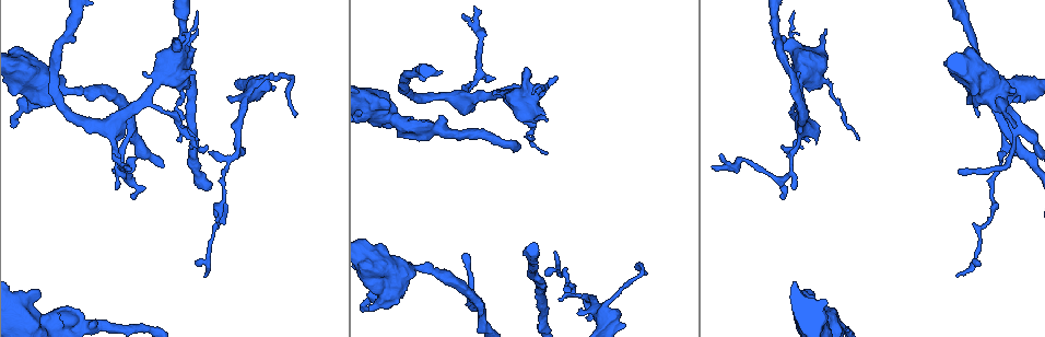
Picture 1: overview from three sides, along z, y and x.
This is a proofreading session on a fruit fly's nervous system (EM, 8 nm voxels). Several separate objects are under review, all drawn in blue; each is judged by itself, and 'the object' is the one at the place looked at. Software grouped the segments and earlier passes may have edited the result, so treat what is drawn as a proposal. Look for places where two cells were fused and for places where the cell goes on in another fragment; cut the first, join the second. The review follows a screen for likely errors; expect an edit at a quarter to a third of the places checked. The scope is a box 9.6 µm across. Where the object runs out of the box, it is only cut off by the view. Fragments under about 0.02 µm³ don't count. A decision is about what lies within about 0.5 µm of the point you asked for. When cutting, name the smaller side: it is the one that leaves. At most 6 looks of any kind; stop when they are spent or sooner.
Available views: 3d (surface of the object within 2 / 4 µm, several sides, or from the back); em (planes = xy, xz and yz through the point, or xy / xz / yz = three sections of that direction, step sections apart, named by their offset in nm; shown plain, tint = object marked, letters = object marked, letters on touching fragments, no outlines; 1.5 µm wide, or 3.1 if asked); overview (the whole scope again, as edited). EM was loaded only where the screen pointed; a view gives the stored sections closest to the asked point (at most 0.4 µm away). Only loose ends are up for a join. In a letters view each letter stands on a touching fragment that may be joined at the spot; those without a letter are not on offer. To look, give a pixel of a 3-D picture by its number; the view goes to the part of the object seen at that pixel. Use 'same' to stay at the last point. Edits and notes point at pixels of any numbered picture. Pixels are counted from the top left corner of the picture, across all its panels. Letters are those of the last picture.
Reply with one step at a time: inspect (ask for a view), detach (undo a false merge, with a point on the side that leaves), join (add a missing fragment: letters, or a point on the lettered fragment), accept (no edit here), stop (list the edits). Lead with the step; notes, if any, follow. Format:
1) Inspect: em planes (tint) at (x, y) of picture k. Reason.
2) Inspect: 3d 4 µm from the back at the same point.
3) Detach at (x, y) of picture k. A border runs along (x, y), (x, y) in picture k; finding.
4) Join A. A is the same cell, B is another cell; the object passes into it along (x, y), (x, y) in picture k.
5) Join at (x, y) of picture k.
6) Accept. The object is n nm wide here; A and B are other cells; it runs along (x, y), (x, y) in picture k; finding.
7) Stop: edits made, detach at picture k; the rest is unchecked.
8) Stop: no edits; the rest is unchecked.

Inspect: 3d 4 µm from the back at (391, 282) of picture 1. Closes a loop.

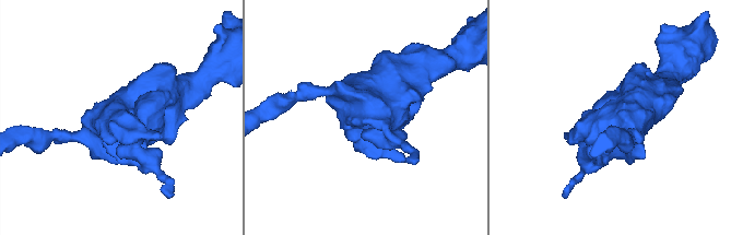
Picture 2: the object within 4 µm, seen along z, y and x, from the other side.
Inspect: em planes (letters) at (124, 116) of picture 2. Shape alone is not enough.

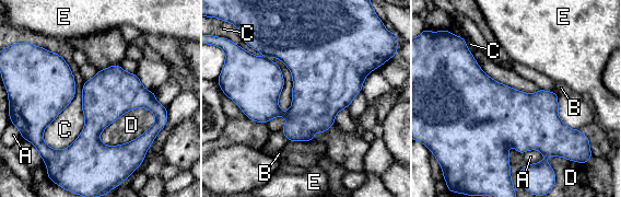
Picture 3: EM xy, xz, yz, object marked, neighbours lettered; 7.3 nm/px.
Accept. A, B, C, D and E are other cells; a border runs along (45, 48), (60, 150) in picture 3; continuous, no second cell.

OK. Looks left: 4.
Inspect: 3d 4 µm at (145, 71) of picture 1. An open end.

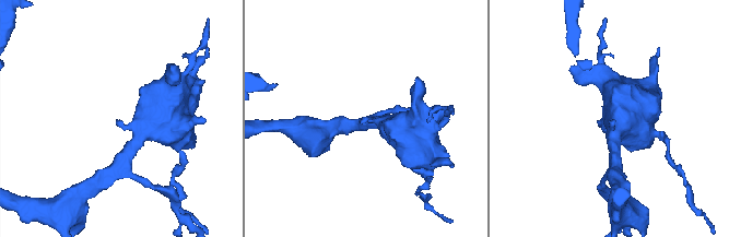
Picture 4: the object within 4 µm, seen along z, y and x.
Inspect: em xz step 8 (plain) at (118, 121) of picture 4.

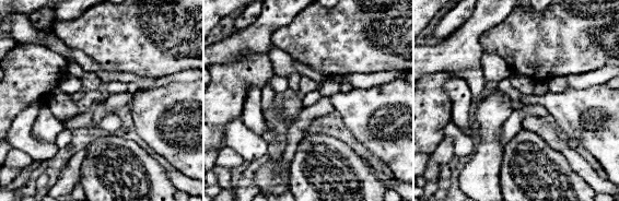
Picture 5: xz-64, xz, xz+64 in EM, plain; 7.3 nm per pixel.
Inspect: em xz step 8 (letters) at the same point. What lies round it.

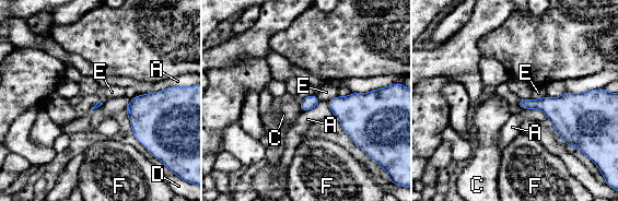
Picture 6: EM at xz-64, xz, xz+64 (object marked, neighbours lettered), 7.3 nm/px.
Accept. A, C, D, E and F are other cells; a border runs along (170, 86), (137, 96) in picture 6; none of them fits.

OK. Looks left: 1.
Stop: no edits; the rest is unchecked.

